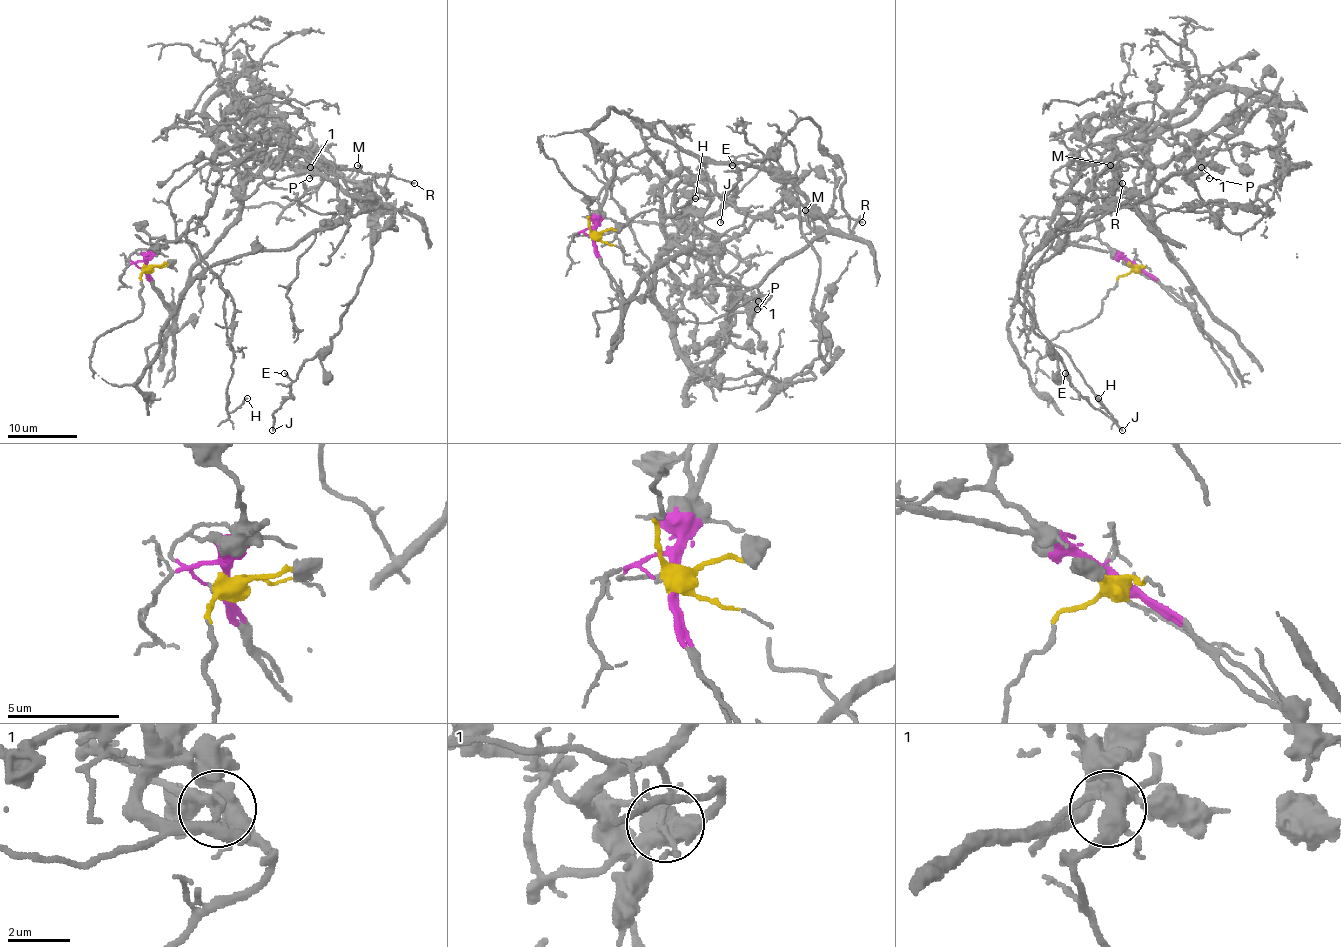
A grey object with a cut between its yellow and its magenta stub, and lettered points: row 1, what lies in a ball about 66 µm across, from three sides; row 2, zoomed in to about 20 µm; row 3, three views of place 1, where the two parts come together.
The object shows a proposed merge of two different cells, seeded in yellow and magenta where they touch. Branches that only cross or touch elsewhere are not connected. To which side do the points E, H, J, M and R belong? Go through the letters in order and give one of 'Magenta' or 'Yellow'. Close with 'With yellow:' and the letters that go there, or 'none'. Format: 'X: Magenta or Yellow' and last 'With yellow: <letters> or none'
E: Yellow
H: Magenta
J: Yellow
M: Magenta
R: Magenta
With yellow: E, J

